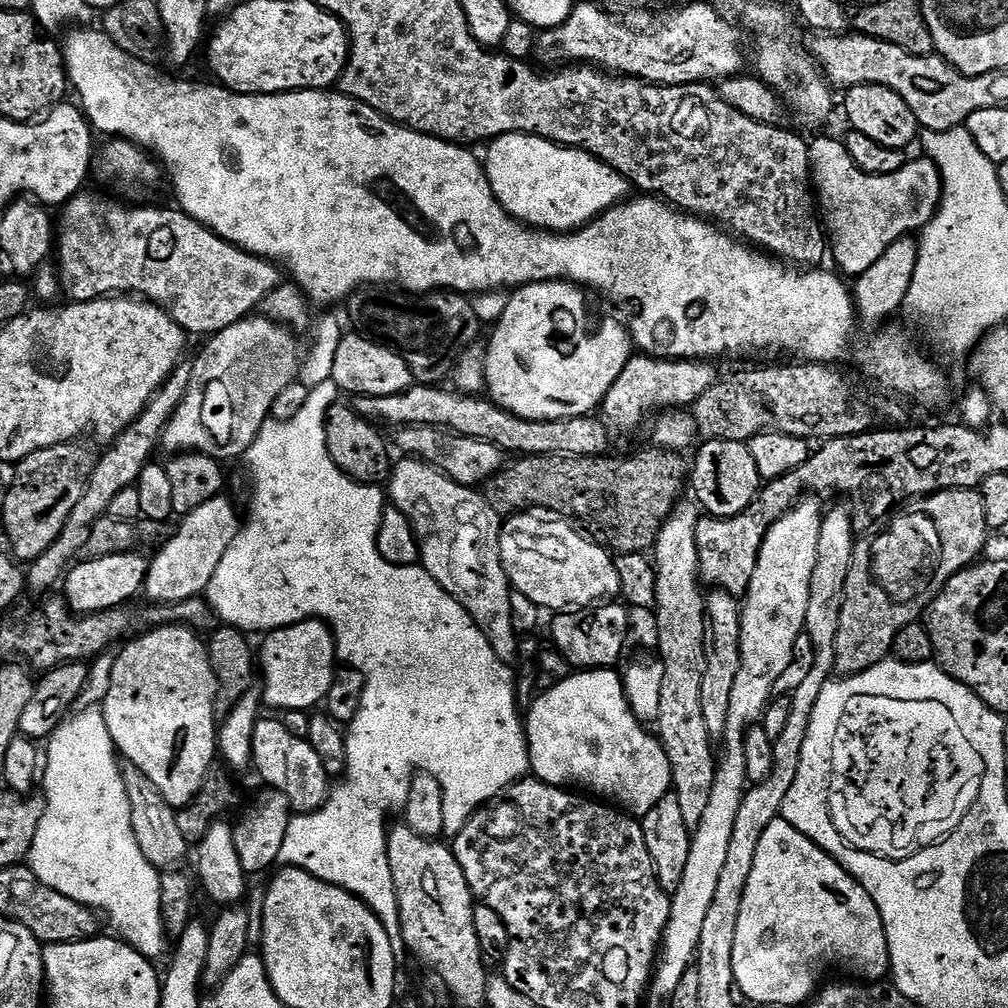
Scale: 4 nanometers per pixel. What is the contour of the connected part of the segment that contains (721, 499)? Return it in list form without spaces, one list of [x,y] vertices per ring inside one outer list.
[[[704,440],[699,448],[696,461],[690,464],[690,488],[696,491],[697,505],[712,518],[742,514],[754,503],[762,487],[758,466],[754,466],[747,443],[742,440]]]

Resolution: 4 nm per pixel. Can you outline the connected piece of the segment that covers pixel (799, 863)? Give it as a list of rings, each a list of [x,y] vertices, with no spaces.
[[[777,818],[766,826],[766,834],[758,842],[754,870],[750,870],[750,882],[746,882],[746,894],[742,894],[738,934],[734,934],[736,988],[743,999],[745,996],[756,1004],[807,1005],[817,991],[816,979],[824,972],[824,955],[828,955],[830,963],[841,964],[861,981],[883,981],[889,975],[890,965],[882,914],[878,914],[874,898],[833,856],[794,830],[790,822]]]

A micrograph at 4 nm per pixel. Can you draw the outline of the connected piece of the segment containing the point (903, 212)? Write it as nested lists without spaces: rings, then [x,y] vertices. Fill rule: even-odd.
[[[820,136],[808,144],[808,166],[814,177],[818,212],[830,241],[830,256],[831,259],[832,256],[836,259],[835,267],[845,277],[855,278],[870,270],[870,266],[874,266],[874,262],[882,258],[882,254],[891,244],[905,239],[909,234],[919,233],[936,217],[936,211],[939,210],[940,202],[944,198],[944,180],[940,177],[940,167],[933,160],[919,159],[909,159],[908,163],[902,166],[902,170],[894,174],[867,176],[856,165],[854,158],[850,158],[843,139],[831,140],[828,136]]]

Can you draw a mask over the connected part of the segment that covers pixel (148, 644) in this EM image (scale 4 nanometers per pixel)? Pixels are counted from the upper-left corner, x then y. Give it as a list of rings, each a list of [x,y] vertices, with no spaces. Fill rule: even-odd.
[[[166,624],[153,627],[137,640],[129,639],[115,657],[110,688],[102,703],[106,730],[110,730],[117,753],[127,763],[142,770],[142,774],[154,782],[158,794],[162,794],[165,802],[177,810],[186,808],[198,795],[213,767],[212,759],[215,761],[218,756],[216,675],[208,661],[205,641],[196,636],[199,635],[193,629],[182,624]]]

